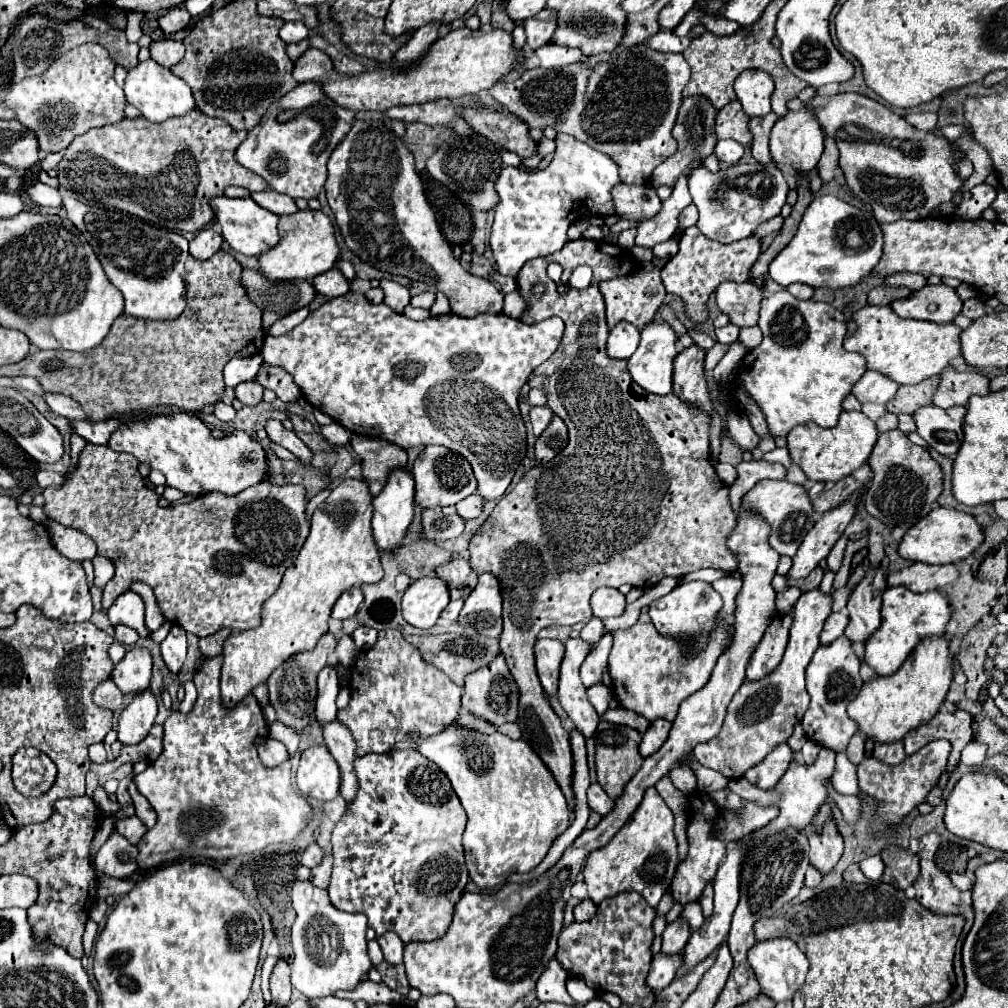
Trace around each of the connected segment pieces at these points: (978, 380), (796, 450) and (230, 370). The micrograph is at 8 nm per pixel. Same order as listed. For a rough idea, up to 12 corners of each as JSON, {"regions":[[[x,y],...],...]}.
{"regions":[[[974,370],[942,372],[934,404],[966,406],[972,394],[988,394],[988,378]],[[862,412],[834,428],[802,424],[788,452],[808,480],[862,468],[878,430]],[[260,354],[236,356],[224,366],[224,384],[254,380]]]}

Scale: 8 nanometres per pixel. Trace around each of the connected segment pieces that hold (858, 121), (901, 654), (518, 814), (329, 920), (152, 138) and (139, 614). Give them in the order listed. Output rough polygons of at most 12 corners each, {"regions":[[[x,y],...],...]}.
{"regions":[[[854,92],[806,104],[880,224],[962,186],[954,146]],[[900,586],[882,596],[866,664],[896,672],[924,636],[944,634],[948,598]],[[412,736],[466,810],[476,886],[534,870],[570,824],[524,740]],[[296,878],[292,988],[354,990],[372,968],[366,916]],[[200,110],[76,136],[58,182],[172,232],[266,190]],[[124,592],[110,608],[112,626],[124,624],[142,638],[144,602],[134,592]]]}

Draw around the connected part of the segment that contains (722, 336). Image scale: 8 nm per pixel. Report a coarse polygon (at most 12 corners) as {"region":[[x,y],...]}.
{"region":[[728,324],[716,328],[720,344],[730,344],[738,338],[738,326]]}

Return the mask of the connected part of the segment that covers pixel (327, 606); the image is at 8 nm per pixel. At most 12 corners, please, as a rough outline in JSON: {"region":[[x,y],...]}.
{"region":[[342,480],[262,624],[224,642],[222,702],[312,650],[342,592],[380,582],[366,480]]}

